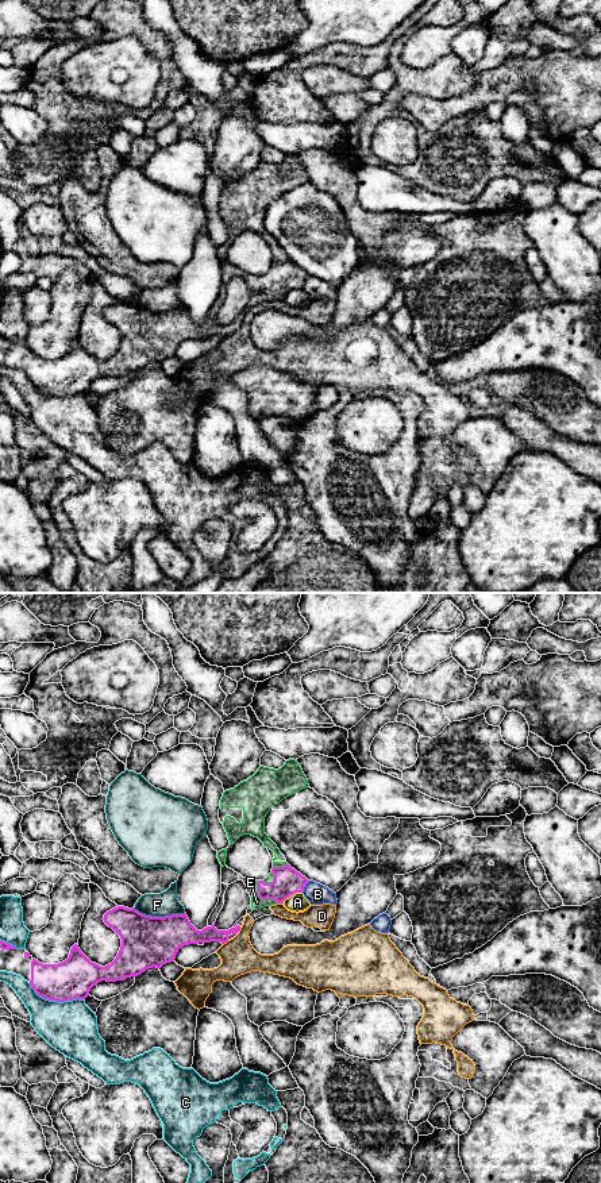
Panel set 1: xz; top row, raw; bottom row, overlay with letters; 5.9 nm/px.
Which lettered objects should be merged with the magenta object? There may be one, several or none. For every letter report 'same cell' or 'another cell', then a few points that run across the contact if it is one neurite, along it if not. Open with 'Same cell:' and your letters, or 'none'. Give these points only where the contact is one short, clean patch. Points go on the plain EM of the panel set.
Same cell: E
A: another cell | xz (301, 286), (291, 289), (282, 297)
B: another cell | xz (308, 276), (301, 286)
C: another cell
D: another cell
E: same cell
F: another cell | xz (133, 303), (151, 311), (184, 308)

